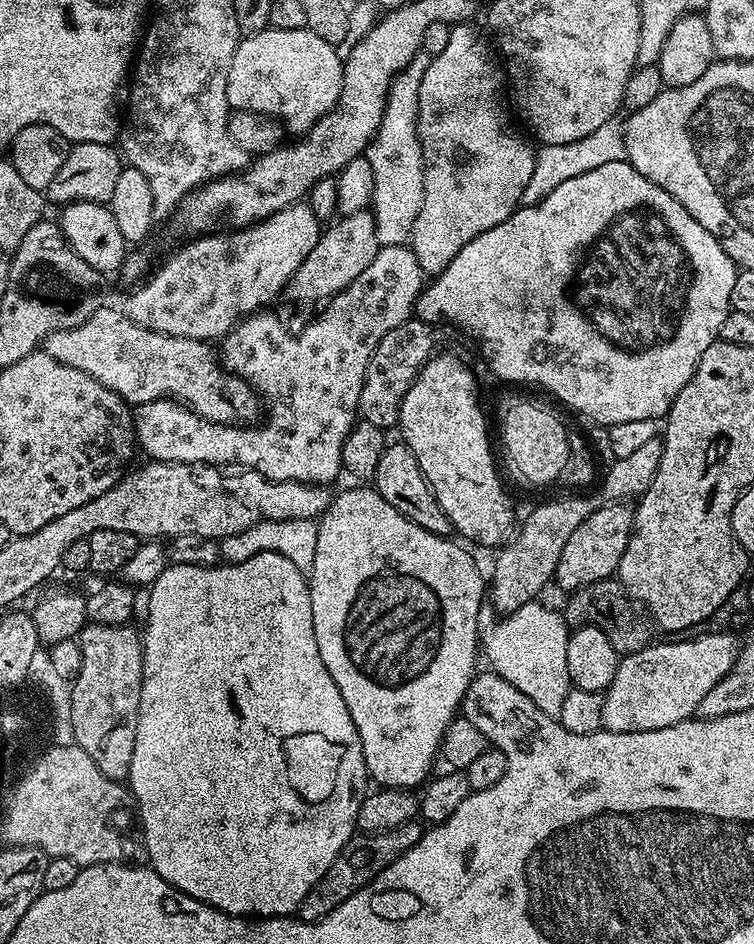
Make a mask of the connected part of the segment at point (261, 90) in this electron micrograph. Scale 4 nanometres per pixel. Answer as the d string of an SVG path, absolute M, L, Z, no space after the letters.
M271 26L258 34L245 36L234 50L234 62L230 62L230 74L226 82L226 98L229 109L272 116L279 120L293 137L303 137L321 118L340 103L344 81L344 61L333 45L322 42L318 34L309 28L278 30Z

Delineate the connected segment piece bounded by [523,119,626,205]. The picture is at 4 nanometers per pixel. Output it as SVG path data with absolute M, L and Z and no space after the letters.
M615 119L598 126L586 134L586 138L578 138L578 142L566 142L565 144L546 144L536 148L536 161L534 162L534 174L530 174L530 182L526 182L523 203L525 205L537 204L550 194L562 182L570 178L578 178L578 174L587 174L595 170L597 166L607 166L609 162L618 162L626 157L626 142L624 141L624 129Z

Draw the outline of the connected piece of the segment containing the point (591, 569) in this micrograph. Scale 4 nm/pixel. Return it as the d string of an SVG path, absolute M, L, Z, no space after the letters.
M604 502L596 507L582 526L570 534L566 546L562 546L562 558L558 558L554 584L571 594L582 586L590 586L590 582L609 579L619 569L622 554L626 554L626 546L632 537L633 515L633 505L628 502Z

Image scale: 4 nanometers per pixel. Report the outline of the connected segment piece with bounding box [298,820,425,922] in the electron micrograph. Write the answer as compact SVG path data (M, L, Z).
M411 820L389 832L353 835L348 845L338 854L338 858L334 858L330 870L326 870L326 874L322 874L322 878L313 886L310 894L302 898L299 919L309 922L320 920L326 914L330 914L330 910L346 902L346 898L353 896L359 888L366 887L382 869L390 866L390 862L397 860L406 850L410 850L410 846L414 846L424 837L425 829L419 828L418 825L416 820Z

